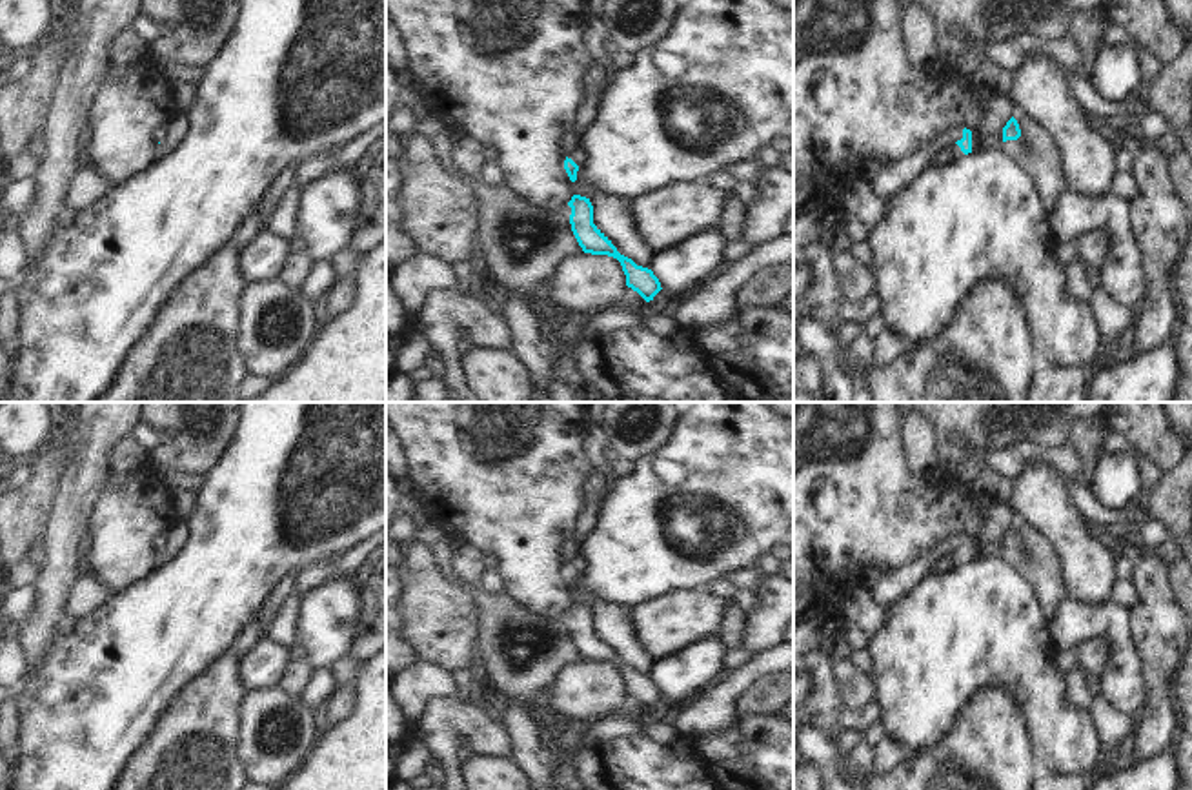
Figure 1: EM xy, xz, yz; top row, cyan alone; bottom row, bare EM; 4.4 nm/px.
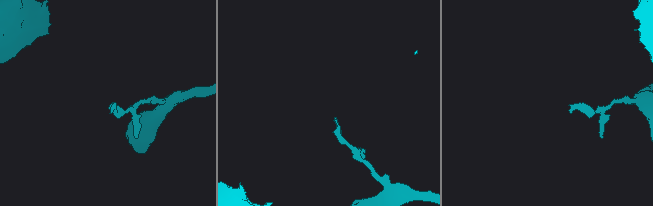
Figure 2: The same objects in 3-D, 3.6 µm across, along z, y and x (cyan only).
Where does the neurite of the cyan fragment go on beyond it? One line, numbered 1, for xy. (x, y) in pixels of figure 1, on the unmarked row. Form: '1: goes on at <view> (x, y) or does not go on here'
1: does not go on here

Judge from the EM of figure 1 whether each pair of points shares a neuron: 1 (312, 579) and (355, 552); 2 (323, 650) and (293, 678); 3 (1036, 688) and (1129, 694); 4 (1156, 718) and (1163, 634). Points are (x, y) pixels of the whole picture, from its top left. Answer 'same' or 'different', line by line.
1: same
2: different
3: different
4: same

